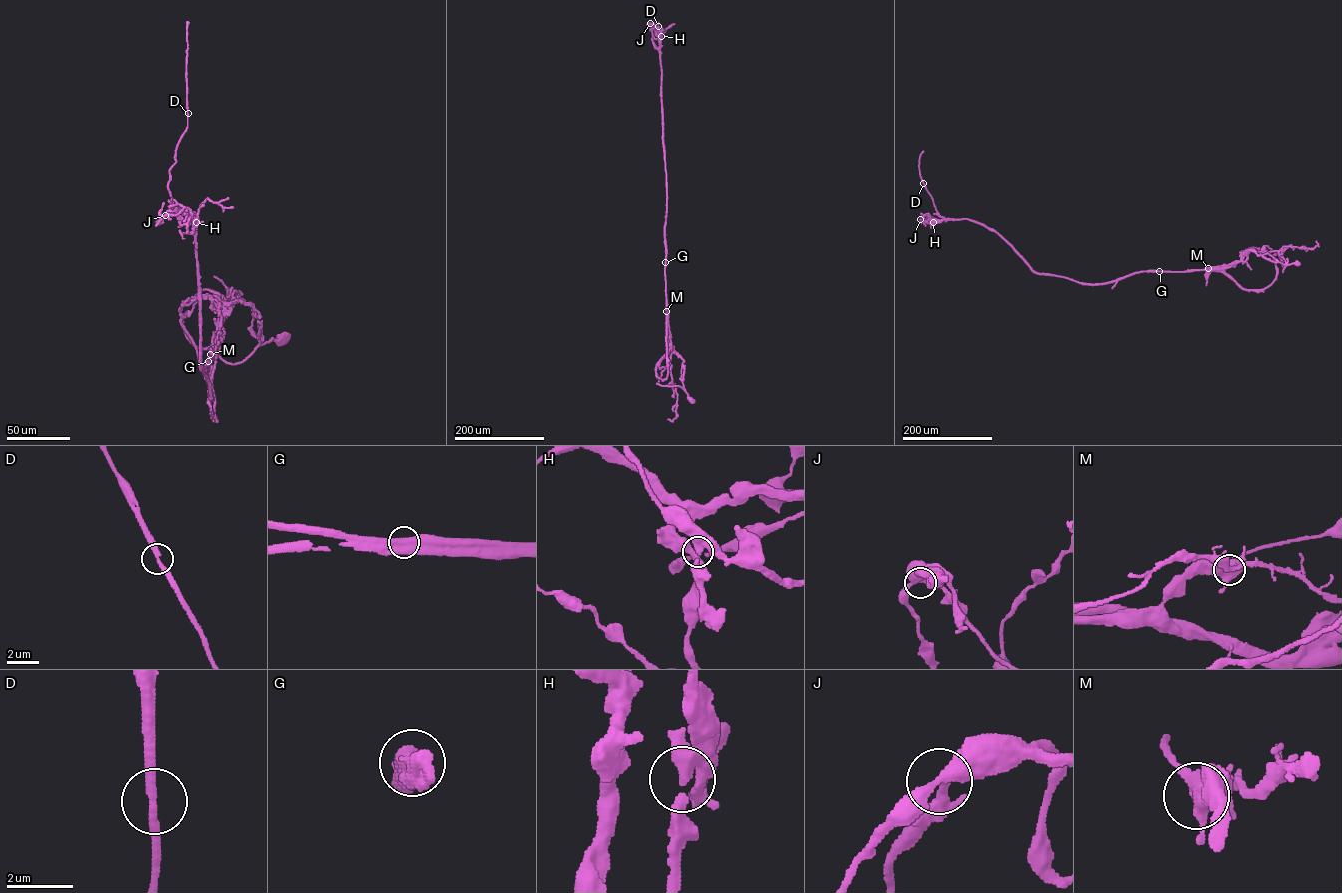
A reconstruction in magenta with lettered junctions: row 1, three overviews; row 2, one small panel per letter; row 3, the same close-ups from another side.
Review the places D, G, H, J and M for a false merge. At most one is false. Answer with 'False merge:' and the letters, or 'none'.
False merge: G

